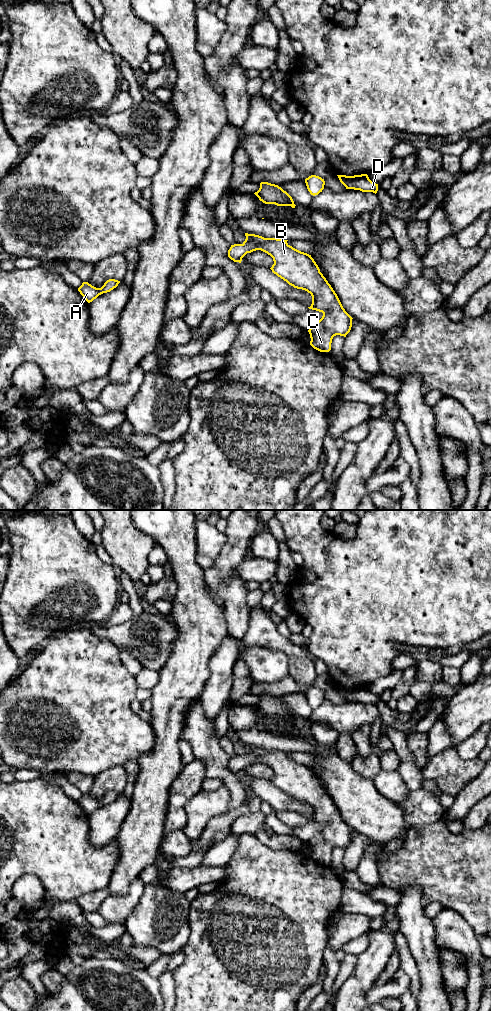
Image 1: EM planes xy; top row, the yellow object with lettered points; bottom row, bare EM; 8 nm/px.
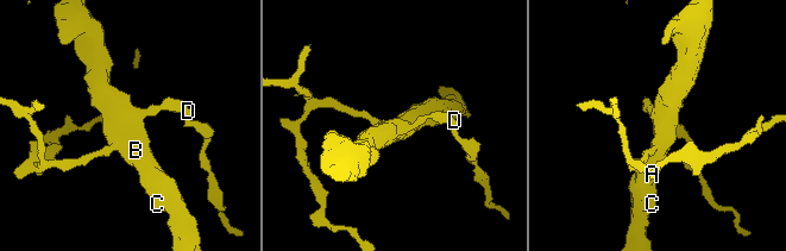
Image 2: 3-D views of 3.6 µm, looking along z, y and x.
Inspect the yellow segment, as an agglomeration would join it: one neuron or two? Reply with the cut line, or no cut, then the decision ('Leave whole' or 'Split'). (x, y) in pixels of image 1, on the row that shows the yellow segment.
No split. Leave whole

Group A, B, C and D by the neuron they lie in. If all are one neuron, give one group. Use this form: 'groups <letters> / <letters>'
groups A B C D

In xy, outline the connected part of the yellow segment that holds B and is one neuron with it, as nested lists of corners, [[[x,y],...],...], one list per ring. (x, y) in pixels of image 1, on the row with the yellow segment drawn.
[[[245,233],[246,239],[242,244],[231,245],[228,250],[228,257],[234,262],[241,263],[242,258],[256,250],[261,250],[273,258],[274,264],[270,268],[274,274],[286,281],[289,285],[297,289],[307,291],[312,296],[312,304],[309,309],[323,313],[322,318],[313,324],[308,330],[310,334],[310,345],[320,351],[329,352],[331,350],[332,339],[336,335],[344,336],[350,332],[352,327],[352,317],[343,308],[337,294],[320,272],[320,269],[311,255],[301,252],[287,241],[277,238],[264,238],[255,234]]]

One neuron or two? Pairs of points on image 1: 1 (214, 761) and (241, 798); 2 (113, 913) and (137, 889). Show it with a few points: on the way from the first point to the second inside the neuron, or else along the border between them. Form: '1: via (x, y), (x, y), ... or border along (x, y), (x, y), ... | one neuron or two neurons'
1: via (220, 770), (237, 789) | one neuron
2: via (119, 907), (131, 895) | one neuron

